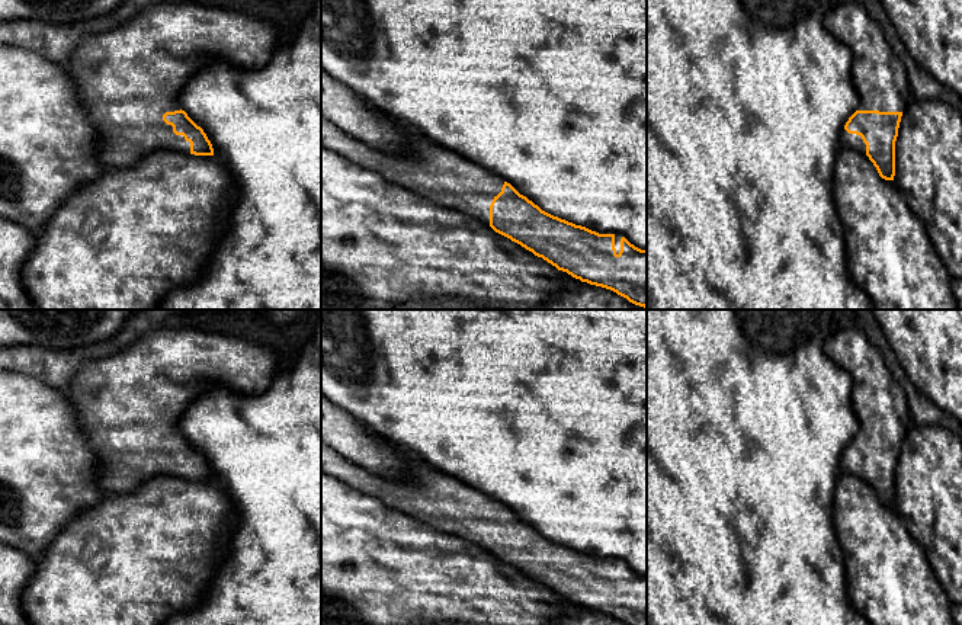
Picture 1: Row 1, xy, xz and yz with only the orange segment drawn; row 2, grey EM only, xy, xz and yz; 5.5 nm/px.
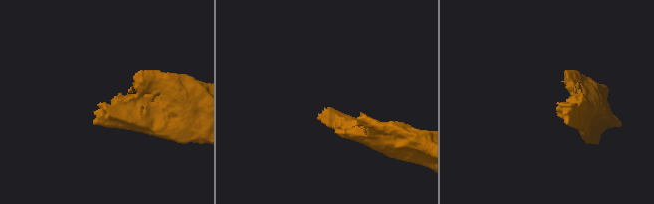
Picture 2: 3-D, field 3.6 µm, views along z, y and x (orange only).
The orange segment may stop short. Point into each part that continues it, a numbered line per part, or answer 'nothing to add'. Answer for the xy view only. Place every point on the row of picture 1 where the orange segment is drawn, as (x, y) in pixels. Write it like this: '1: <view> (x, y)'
1: xy (127, 77)

